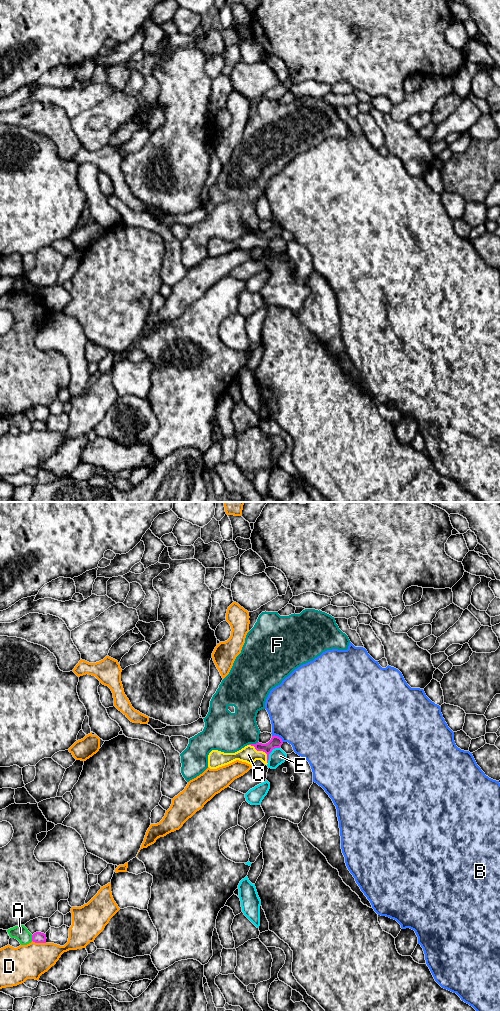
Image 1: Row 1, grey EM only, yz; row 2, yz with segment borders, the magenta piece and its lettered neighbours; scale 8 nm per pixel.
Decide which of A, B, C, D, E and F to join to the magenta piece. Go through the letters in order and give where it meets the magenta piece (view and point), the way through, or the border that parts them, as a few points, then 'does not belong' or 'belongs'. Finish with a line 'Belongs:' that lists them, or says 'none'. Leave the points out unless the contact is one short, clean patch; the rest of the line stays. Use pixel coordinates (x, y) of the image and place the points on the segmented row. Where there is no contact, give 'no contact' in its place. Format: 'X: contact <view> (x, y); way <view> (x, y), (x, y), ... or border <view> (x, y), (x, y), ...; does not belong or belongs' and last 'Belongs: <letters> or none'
A: contact yz (32, 938); does not belong
B: contact yz (277, 736); does not belong
C: contact yz (262, 750); way yz (275, 742), (262, 750), (248, 754); belongs
D: contact yz (39, 942); does not belong
E: contact yz (270, 752); border yz (279, 747), (275, 747), (272, 750), (267, 762); does not belong
F: contact yz (253, 744); does not belong
Belongs: C

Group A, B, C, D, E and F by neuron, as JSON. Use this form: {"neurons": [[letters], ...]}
{"neurons": [["A"], ["B"], ["C"], ["D"], ["E"], ["F"]]}

